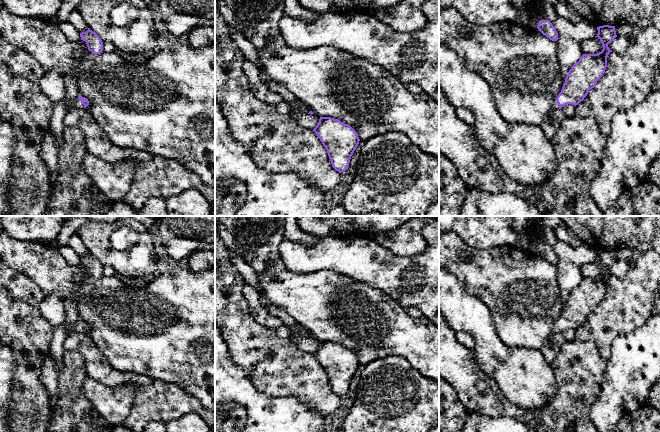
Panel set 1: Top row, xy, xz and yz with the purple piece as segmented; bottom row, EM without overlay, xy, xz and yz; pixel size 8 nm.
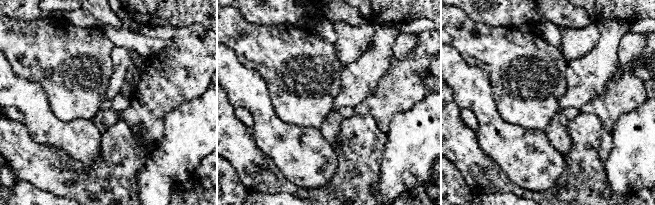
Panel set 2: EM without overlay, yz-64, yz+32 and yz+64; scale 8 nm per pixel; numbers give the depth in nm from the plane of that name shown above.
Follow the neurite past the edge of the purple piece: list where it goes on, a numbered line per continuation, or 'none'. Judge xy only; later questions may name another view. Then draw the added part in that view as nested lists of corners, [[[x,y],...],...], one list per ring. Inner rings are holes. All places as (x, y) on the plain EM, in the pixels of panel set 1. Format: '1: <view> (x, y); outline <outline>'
1: xy (77, 328); outline [[[78,322],[73,324],[73,330],[76,333],[84,333],[84,329],[81,327],[81,325]]]

